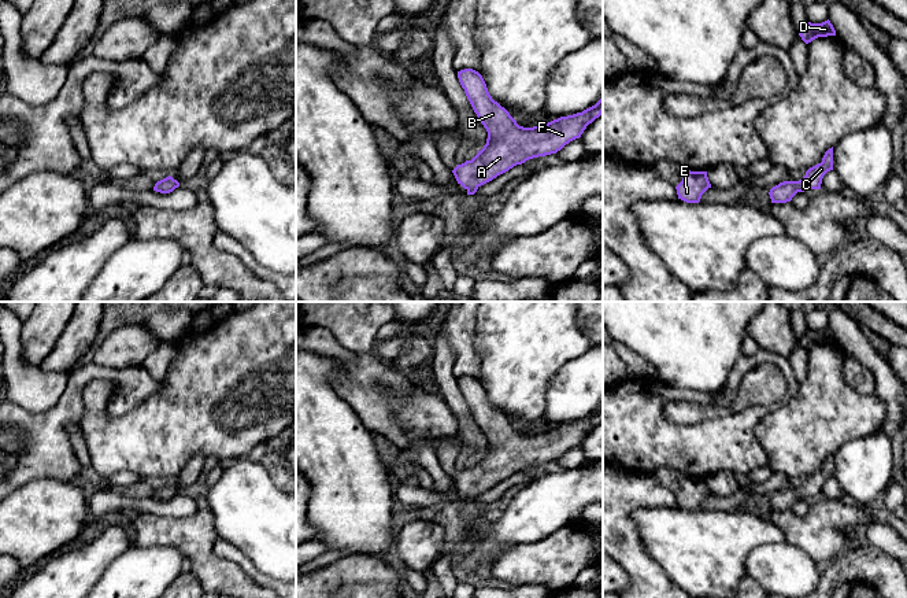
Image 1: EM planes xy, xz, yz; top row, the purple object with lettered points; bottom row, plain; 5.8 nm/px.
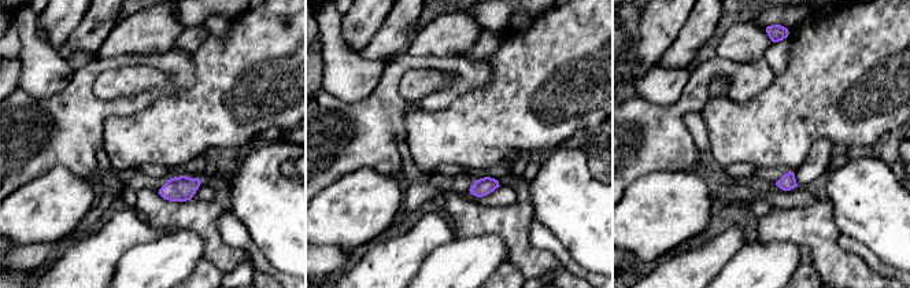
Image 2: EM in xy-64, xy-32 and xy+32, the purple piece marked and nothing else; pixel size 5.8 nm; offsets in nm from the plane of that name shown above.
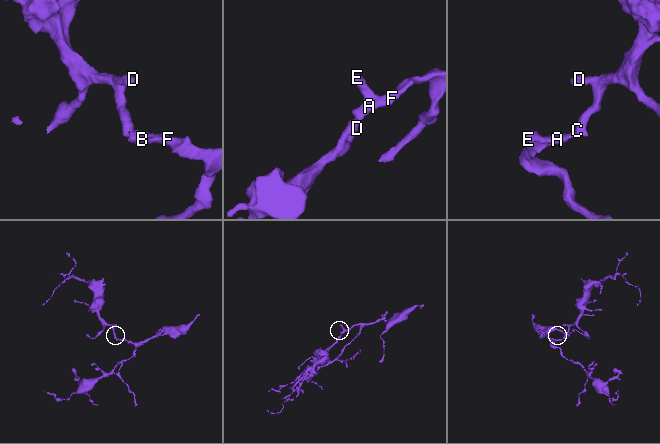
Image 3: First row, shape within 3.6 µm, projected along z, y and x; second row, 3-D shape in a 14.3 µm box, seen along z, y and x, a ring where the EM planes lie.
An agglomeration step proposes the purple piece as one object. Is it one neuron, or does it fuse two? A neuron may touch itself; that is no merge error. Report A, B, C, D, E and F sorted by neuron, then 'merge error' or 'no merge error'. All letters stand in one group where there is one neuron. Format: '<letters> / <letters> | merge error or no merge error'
A B C D E F | no merge error

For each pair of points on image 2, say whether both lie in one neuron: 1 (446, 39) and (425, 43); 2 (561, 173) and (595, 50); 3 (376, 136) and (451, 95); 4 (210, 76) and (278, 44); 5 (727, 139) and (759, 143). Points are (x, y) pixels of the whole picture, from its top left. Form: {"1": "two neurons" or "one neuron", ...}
{"1": "one neuron", "2": "two neurons", "3": "one neuron", "4": "one neuron", "5": "one neuron"}

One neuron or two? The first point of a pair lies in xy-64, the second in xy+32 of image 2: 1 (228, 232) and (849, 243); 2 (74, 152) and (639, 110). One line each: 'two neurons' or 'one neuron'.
1: one neuron
2: one neuron

